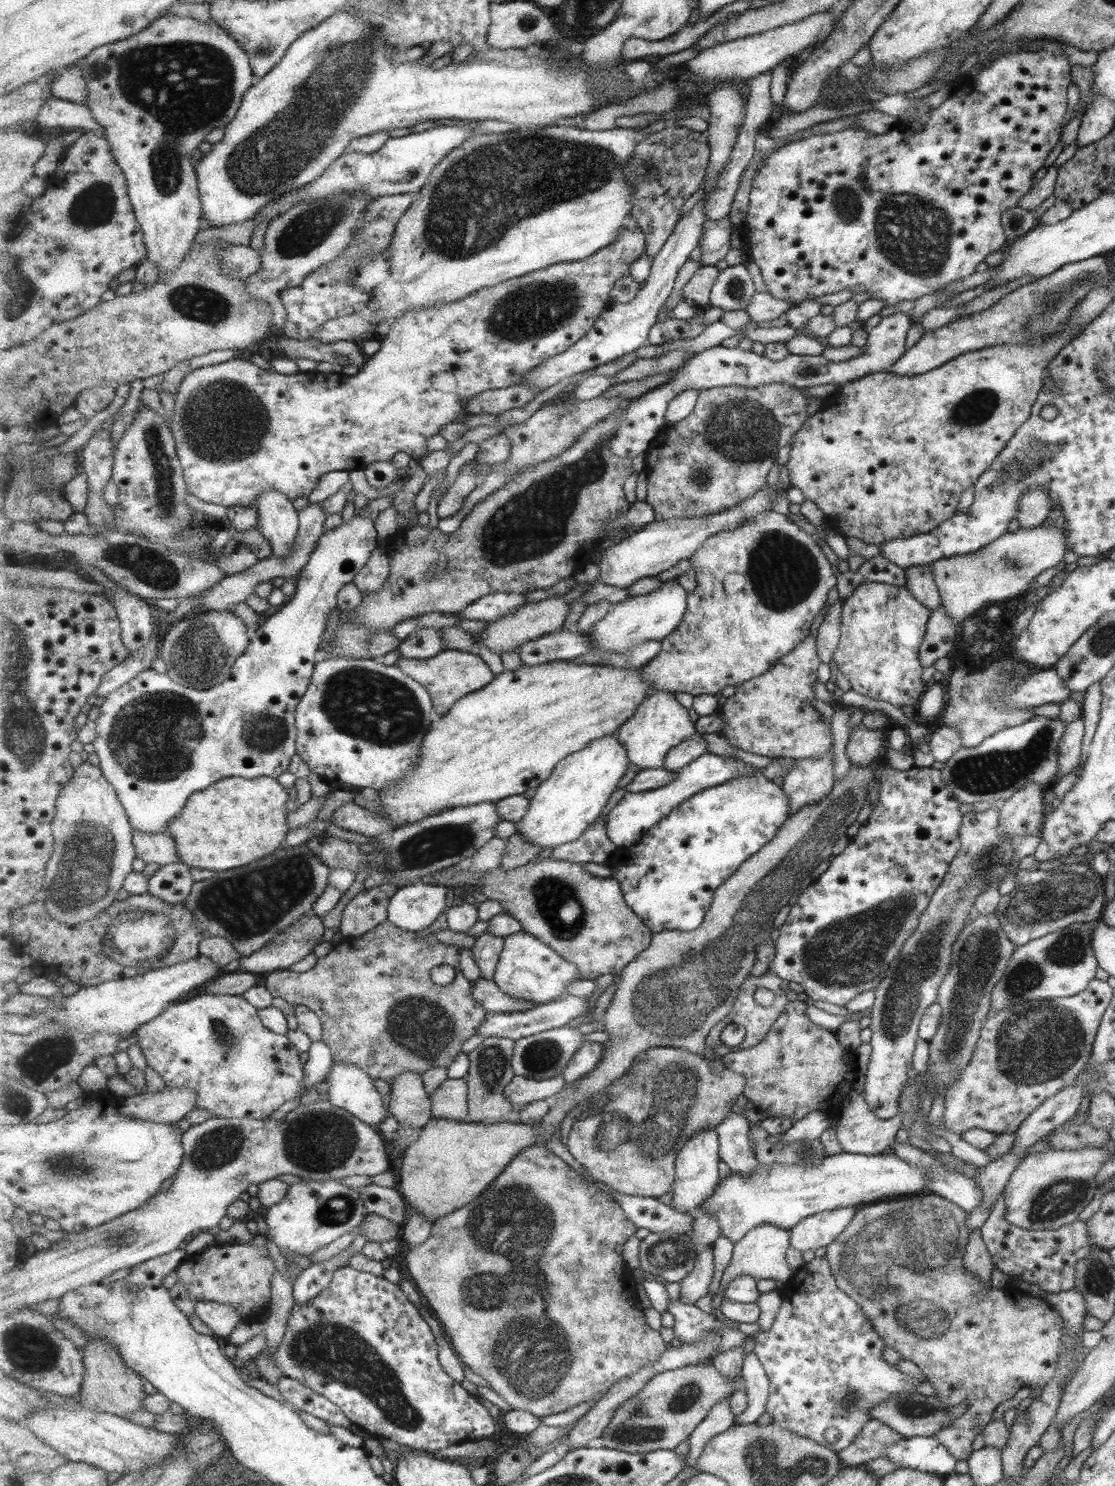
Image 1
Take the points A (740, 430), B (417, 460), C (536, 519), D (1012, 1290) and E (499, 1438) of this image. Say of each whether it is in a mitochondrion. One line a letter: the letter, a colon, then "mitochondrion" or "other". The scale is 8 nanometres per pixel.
A: mitochondrion
B: other
C: mitochondrion
D: other
E: other

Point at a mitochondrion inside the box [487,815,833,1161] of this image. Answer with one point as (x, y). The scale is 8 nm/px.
(565, 918)

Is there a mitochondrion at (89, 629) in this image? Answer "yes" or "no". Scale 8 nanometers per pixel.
no

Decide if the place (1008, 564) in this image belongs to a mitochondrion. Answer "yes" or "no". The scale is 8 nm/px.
yes

